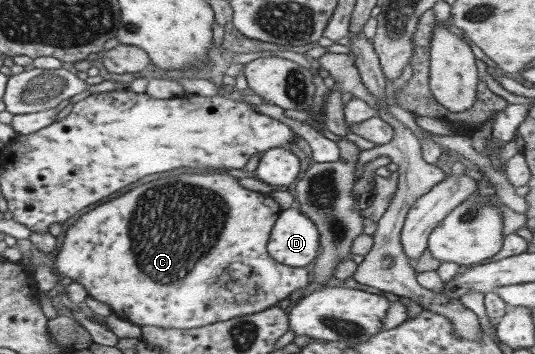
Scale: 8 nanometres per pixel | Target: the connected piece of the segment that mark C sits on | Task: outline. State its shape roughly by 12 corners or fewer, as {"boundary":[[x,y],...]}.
{"boundary":[[225,173],[81,215],[52,270],[135,325],[193,329],[310,283],[282,211]]}

